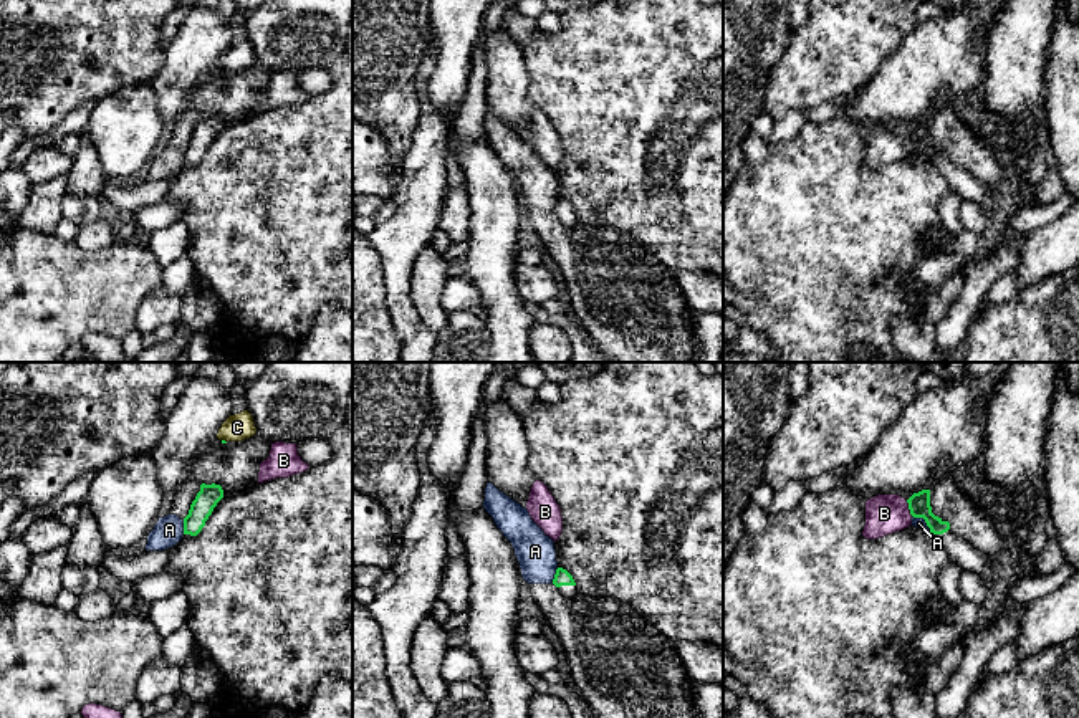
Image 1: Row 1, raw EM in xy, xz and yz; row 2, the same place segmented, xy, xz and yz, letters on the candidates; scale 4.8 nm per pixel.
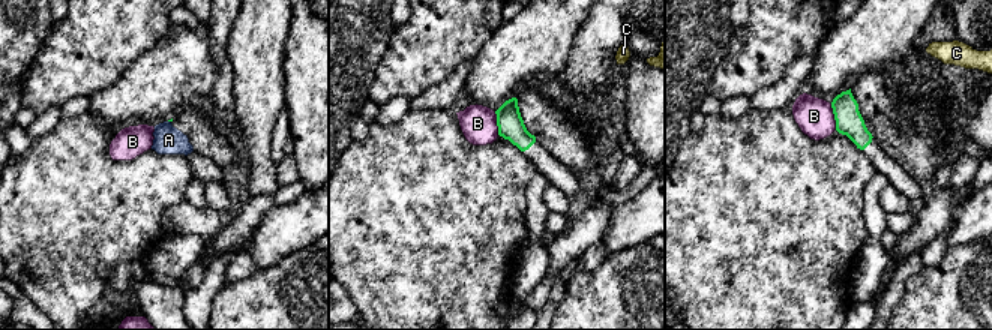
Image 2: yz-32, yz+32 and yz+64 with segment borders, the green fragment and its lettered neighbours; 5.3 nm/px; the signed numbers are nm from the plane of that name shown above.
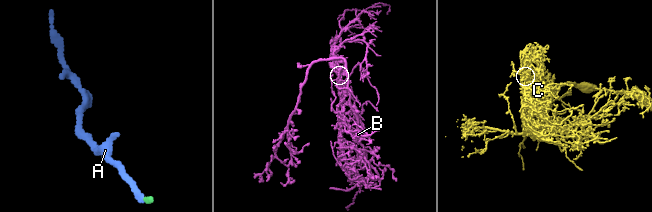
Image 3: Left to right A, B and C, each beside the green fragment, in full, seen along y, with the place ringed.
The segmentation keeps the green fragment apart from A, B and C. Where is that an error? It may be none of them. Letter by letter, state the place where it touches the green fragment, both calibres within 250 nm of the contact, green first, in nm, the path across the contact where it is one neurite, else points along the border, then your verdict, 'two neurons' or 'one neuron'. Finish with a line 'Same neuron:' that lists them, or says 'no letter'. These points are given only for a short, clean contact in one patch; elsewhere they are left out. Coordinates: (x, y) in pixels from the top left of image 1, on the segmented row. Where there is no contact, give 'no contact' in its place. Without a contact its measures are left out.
A: contact yz (924, 518); calibres 110 and 50 nm; border yz (912, 515), (920, 516), (930, 530); two neurons
B: contact yz (909, 508); calibres 110 and 190 nm; border yz (906, 500), (912, 515); two neurons
C: contact xy (224, 440); calibres 20 and 130 nm; border xy (222, 439), (225, 442); two neurons
Same neuron: no letter

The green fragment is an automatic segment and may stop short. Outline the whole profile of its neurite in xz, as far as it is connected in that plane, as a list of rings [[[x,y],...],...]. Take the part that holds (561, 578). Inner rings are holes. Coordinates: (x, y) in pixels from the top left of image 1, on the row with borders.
[[[563,567],[556,569],[553,584],[556,586],[556,591],[566,599],[574,599],[578,594],[578,587],[573,576]]]

